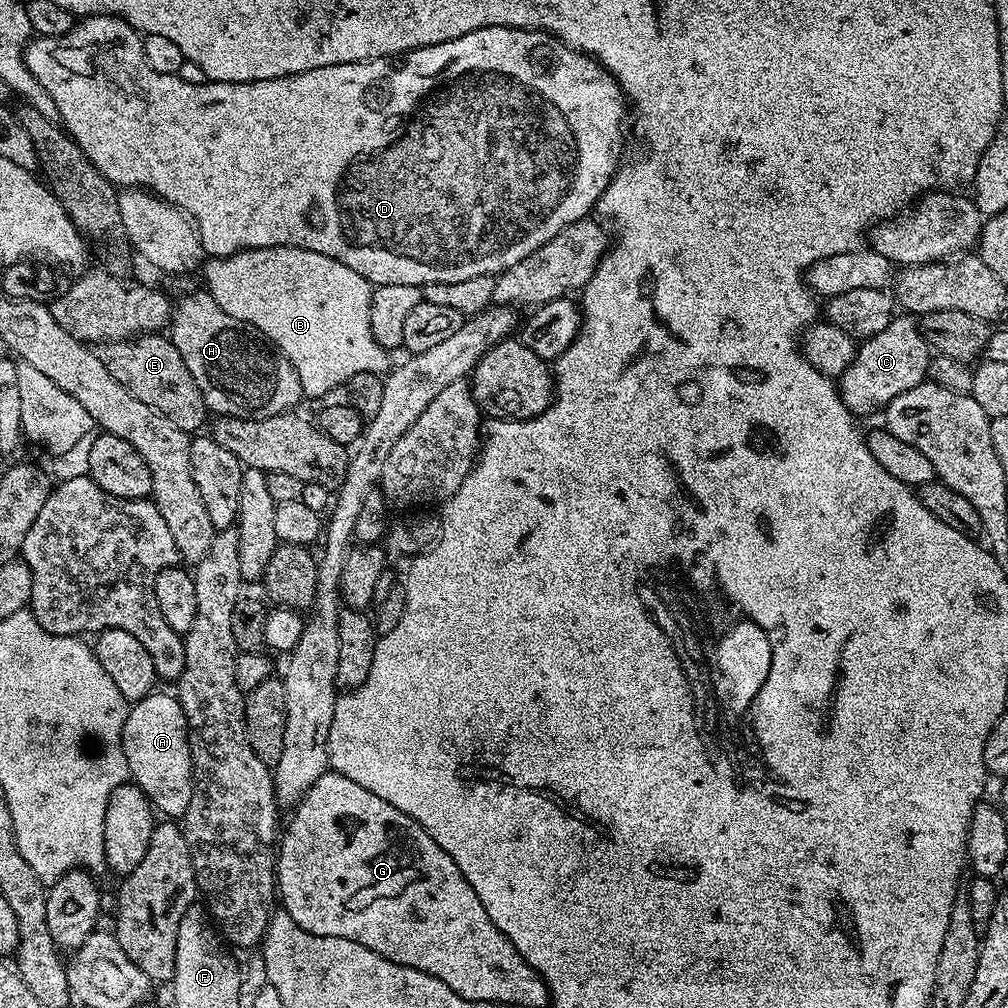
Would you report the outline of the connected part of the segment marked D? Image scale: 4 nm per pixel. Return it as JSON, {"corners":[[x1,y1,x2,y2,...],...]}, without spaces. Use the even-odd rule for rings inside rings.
{"corners":[[86,16,65,36,36,36,29,40,24,48,24,61,30,74,34,74,36,84,44,87,45,94,52,99,55,115,62,121,68,135,84,151,86,158,98,166,100,173,121,189,142,188,152,192,191,217,209,257,233,256,235,252,245,252,248,248,274,246,318,250,318,254,326,254,326,258,334,258,342,262,342,266,358,270,358,274,373,286,462,282,462,278,505,272,526,258,526,254,550,242,558,230,585,219,595,209,622,160,616,147,624,136,626,97,619,82,591,56,569,48,538,28,490,26,470,30,470,34,462,34,462,38,450,38,434,46,401,52,398,56,322,66,302,74,241,84,221,80,191,84,182,82,178,75,158,74,158,70,146,62,141,33,120,17],[580,152,584,152,584,176,588,179,588,188,568,188,576,176,576,159]]}

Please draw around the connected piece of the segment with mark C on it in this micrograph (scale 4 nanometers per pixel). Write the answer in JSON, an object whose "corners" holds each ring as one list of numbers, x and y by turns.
{"corners":[[908,314,893,315,886,330,857,347,850,366,838,377,840,397,853,414,868,412,871,408,883,410,898,394,906,394,906,390,914,390,914,386,925,383,929,359,928,341,917,321]]}

